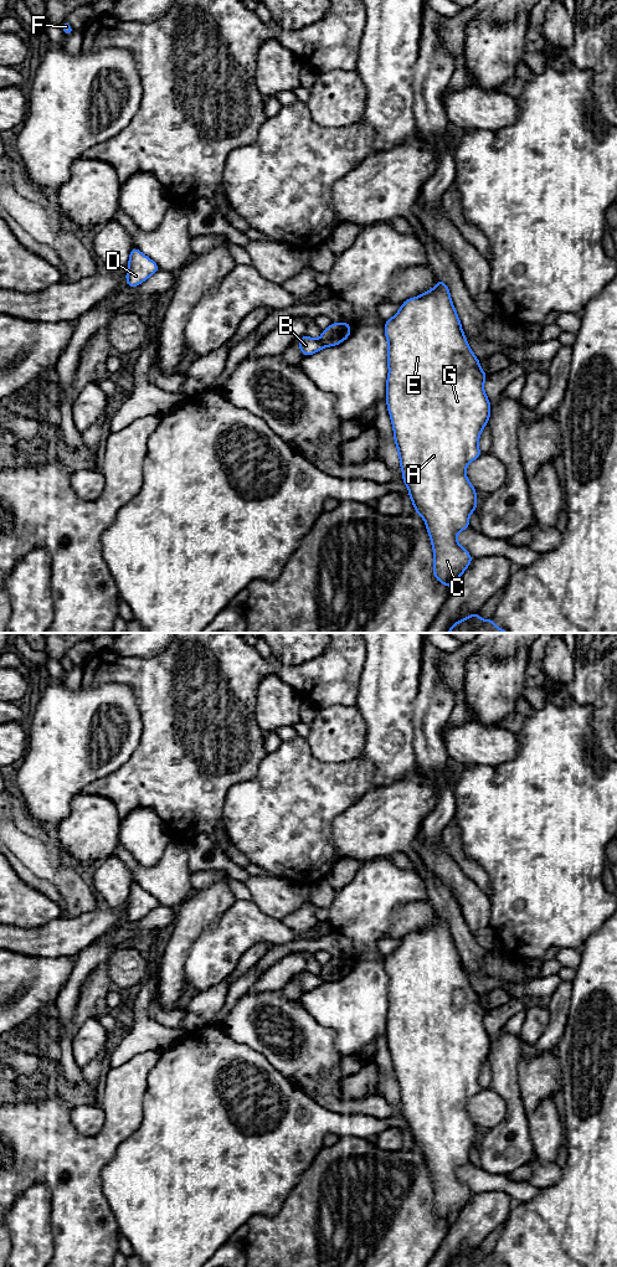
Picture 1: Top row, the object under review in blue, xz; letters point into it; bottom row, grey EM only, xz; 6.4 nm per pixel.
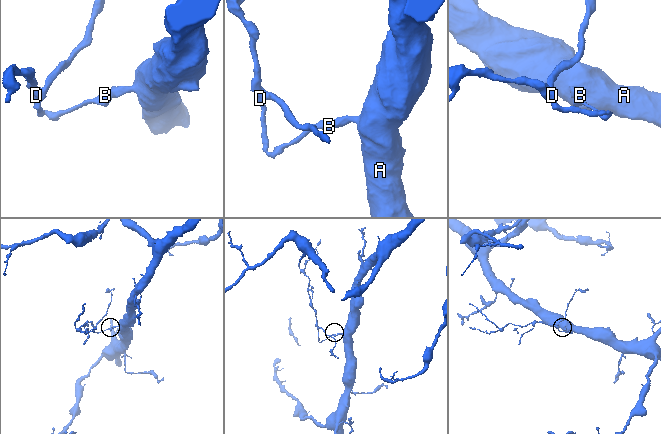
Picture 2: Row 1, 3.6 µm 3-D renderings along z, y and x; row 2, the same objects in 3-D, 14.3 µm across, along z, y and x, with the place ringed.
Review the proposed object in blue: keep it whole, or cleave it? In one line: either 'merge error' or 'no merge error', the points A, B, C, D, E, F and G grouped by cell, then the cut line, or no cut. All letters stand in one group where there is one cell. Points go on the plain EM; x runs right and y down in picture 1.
merge error | A C E G / B D F | xz (319, 974), (324, 982)

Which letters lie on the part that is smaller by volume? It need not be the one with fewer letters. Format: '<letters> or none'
B, D, F

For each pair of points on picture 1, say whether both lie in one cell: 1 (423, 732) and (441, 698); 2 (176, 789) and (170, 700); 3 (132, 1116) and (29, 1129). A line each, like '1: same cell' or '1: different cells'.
1: same cell
2: same cell
3: same cell

